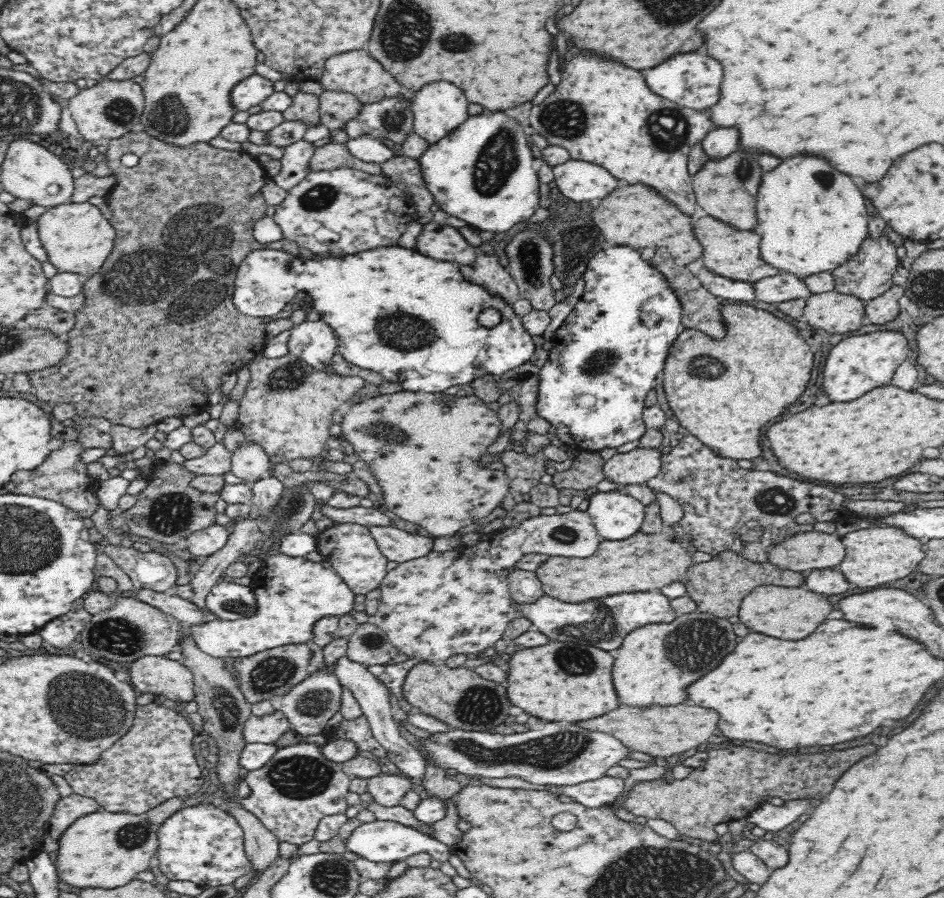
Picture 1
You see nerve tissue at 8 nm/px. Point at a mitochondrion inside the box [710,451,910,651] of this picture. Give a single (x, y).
(776, 501)

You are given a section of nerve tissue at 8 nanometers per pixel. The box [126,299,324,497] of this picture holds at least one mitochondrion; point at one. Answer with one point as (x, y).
(286, 379)

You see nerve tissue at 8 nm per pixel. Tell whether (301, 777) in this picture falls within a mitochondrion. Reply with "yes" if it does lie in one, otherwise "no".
yes

